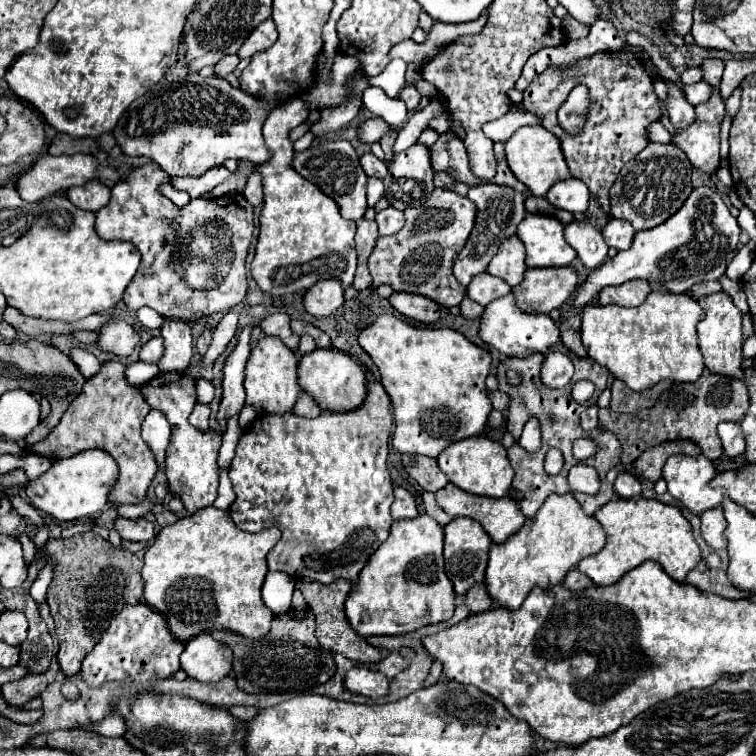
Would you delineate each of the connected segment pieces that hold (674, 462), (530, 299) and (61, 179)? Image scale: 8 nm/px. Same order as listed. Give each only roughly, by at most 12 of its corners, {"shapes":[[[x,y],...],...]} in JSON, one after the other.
{"shapes":[[[675,454],[663,466],[669,494],[701,514],[723,502],[703,454]],[[571,266],[527,268],[513,288],[531,314],[561,308],[577,290]],[[85,154],[39,156],[15,180],[27,202],[39,202],[97,174]]]}

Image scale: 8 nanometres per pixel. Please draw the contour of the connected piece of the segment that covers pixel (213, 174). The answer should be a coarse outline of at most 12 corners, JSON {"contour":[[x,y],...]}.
{"contour":[[225,166],[195,178],[169,176],[175,190],[199,198],[221,184],[231,172]]}

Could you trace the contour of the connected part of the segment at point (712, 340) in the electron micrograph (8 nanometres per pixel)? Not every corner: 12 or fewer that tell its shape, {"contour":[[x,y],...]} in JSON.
{"contour":[[727,292],[701,296],[705,368],[741,378],[741,310]]}

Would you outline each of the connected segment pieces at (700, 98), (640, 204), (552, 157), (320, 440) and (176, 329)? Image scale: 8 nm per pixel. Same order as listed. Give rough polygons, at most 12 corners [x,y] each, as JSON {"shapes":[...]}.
{"shapes":[[[707,82],[685,86],[687,100],[693,106],[705,104],[711,98]],[[649,142],[611,188],[613,218],[649,230],[689,198],[691,162]],[[523,126],[505,142],[511,172],[533,196],[569,168],[559,140]],[[263,414],[233,522],[281,530],[269,570],[357,574],[393,522],[393,416]],[[167,318],[159,372],[183,372],[191,360],[191,328]]]}

